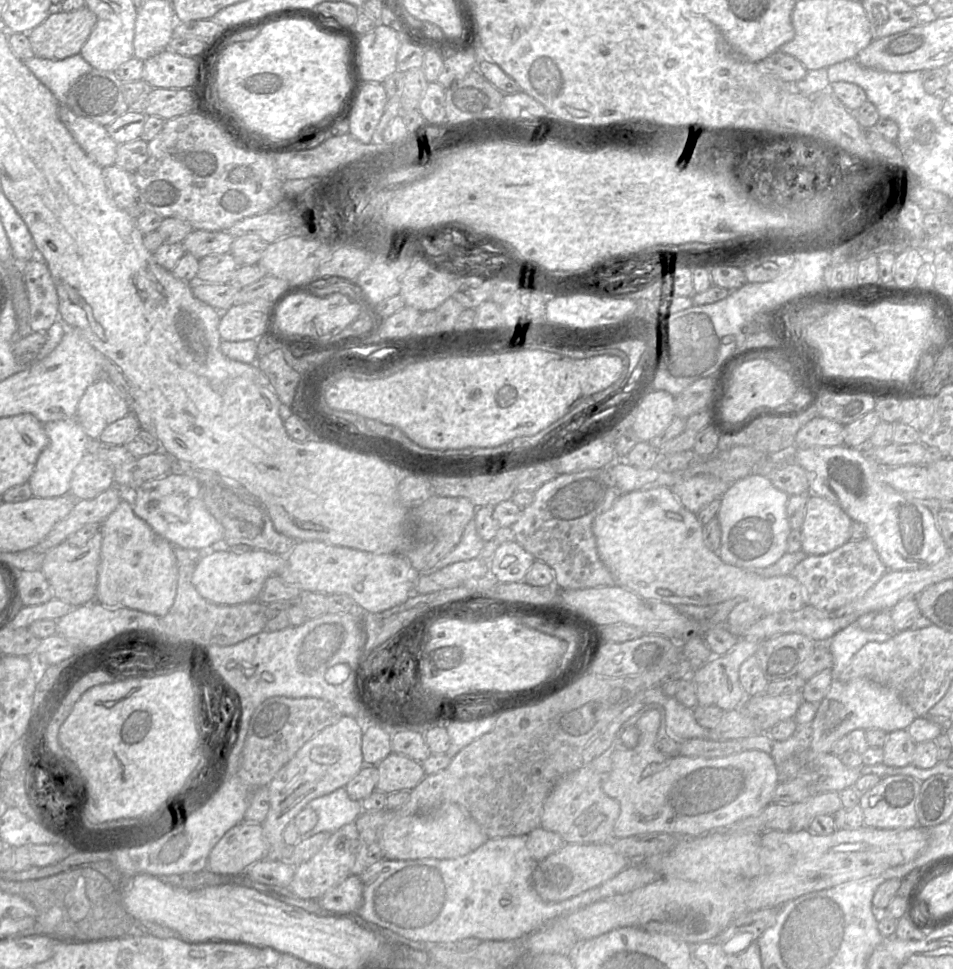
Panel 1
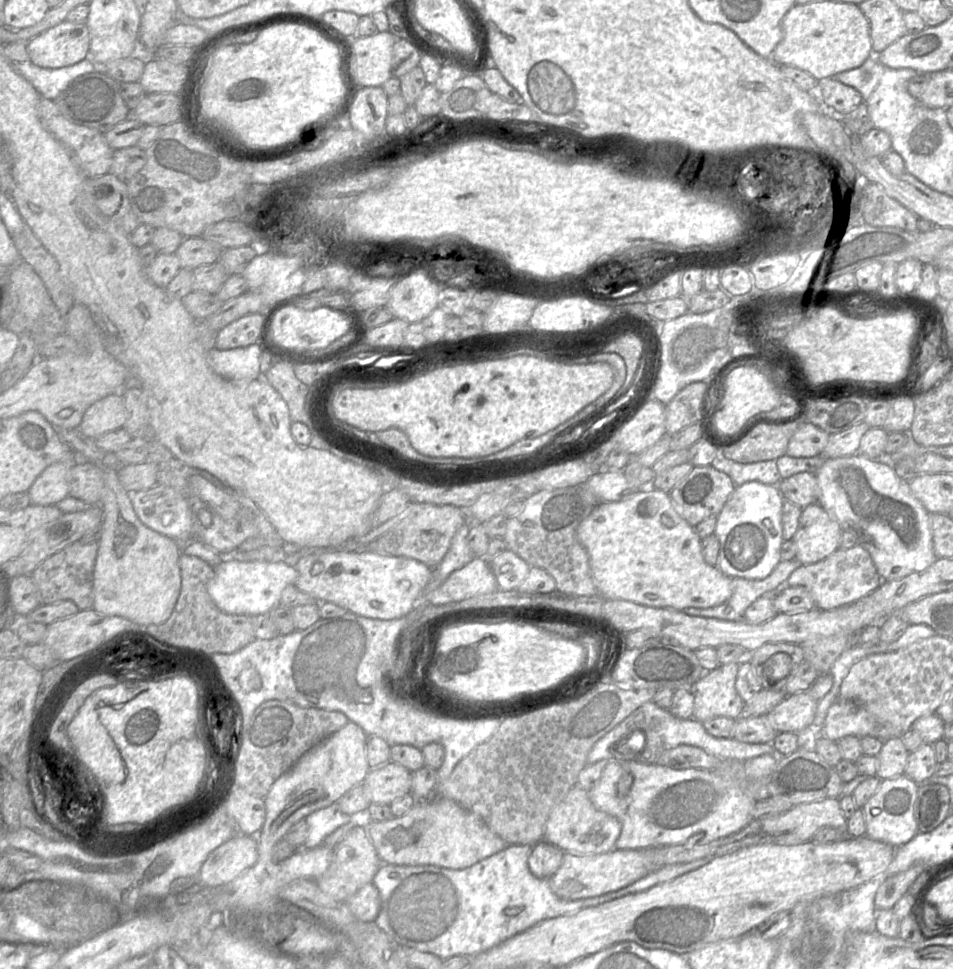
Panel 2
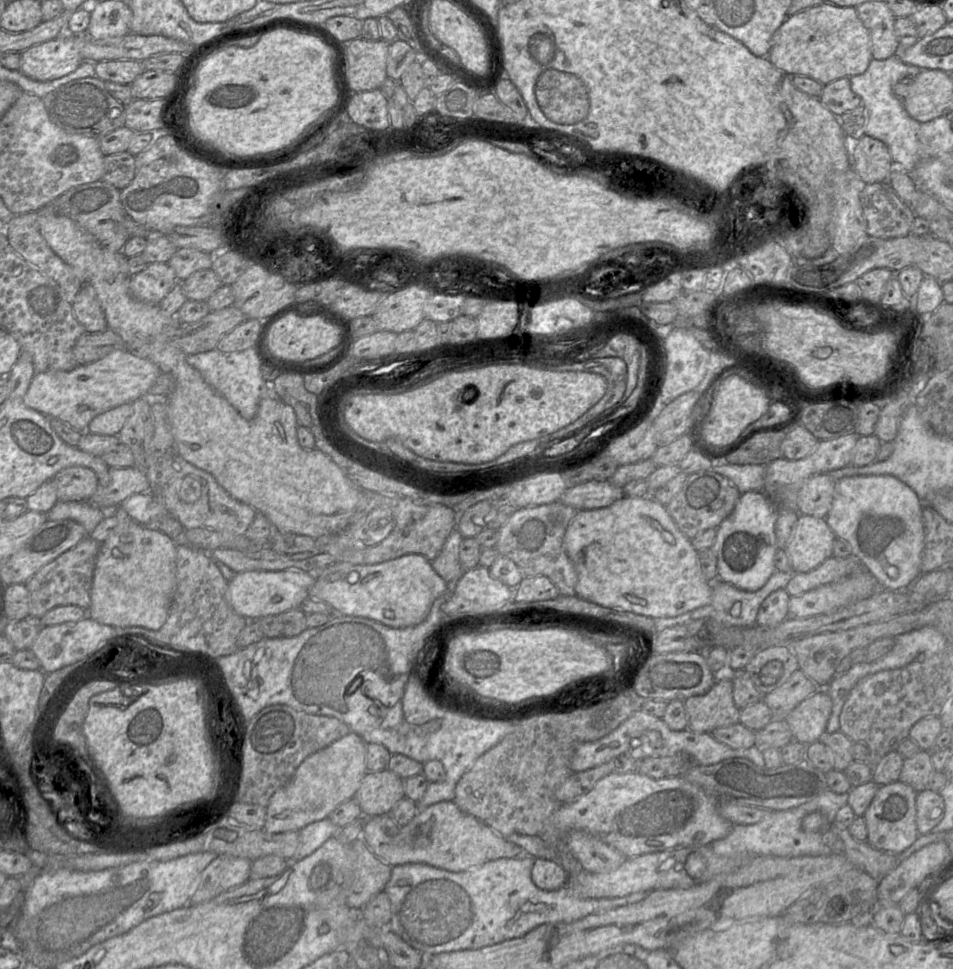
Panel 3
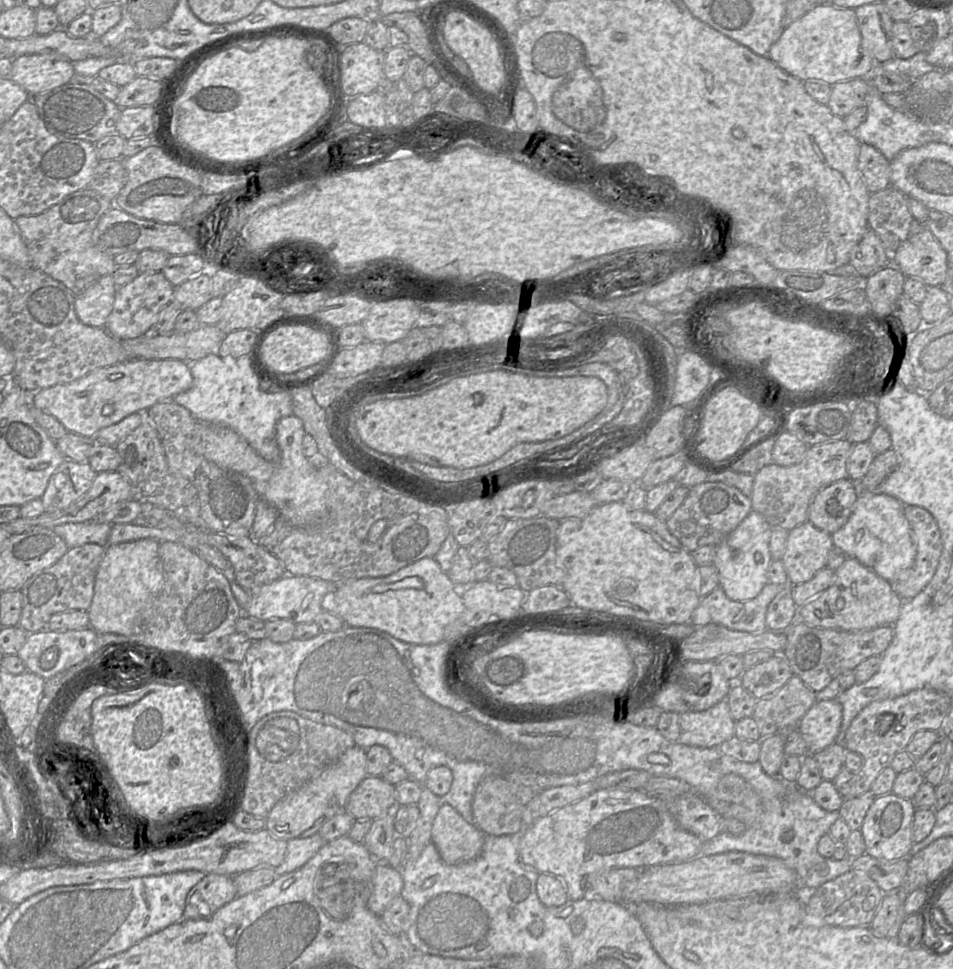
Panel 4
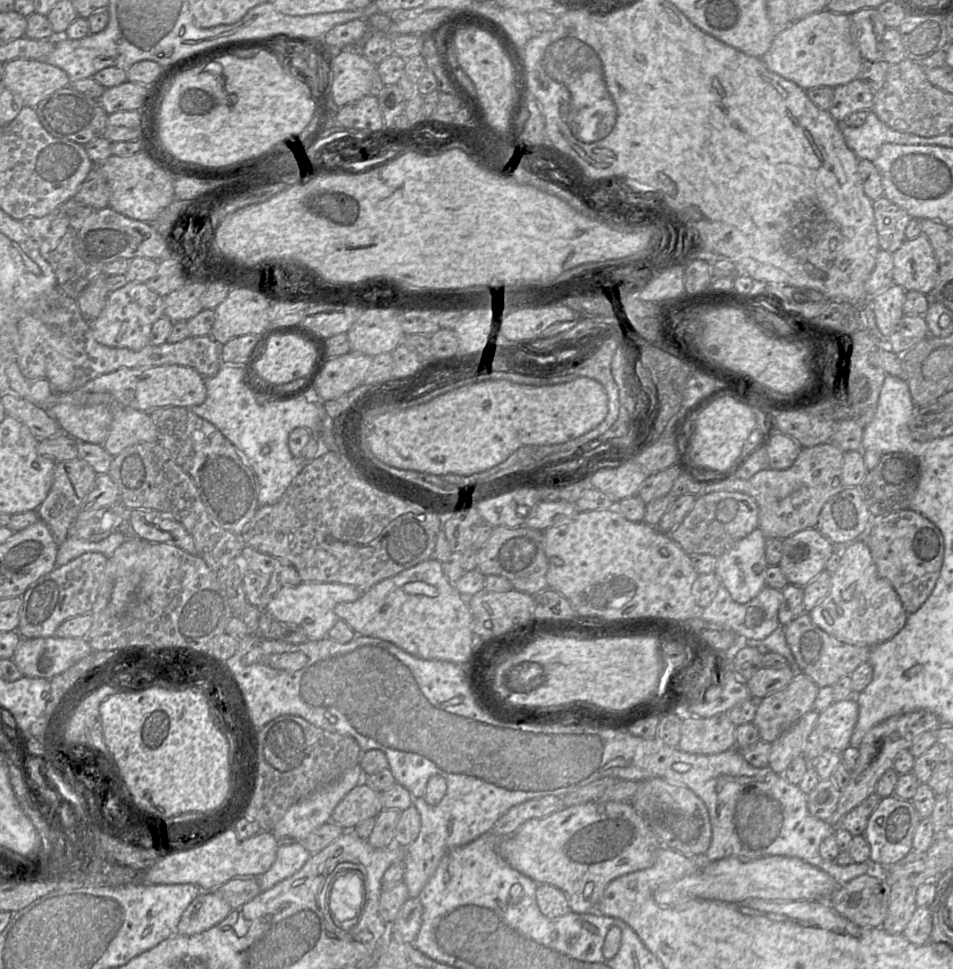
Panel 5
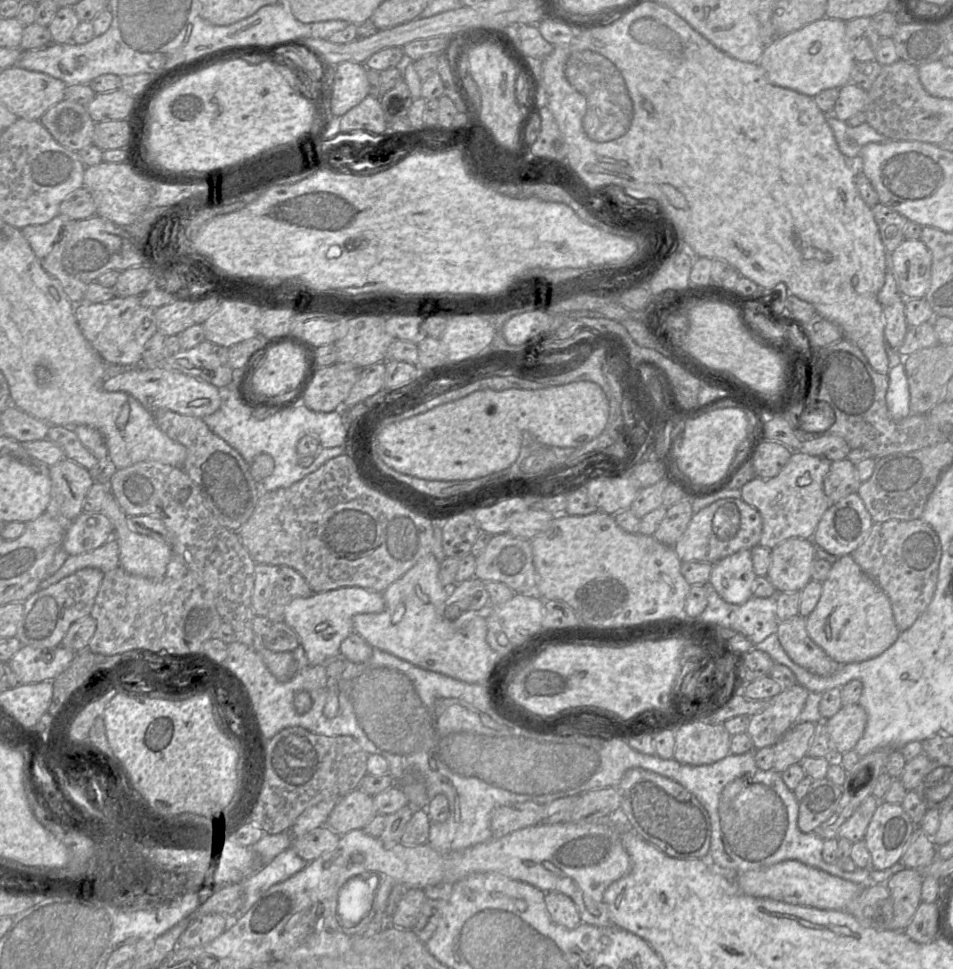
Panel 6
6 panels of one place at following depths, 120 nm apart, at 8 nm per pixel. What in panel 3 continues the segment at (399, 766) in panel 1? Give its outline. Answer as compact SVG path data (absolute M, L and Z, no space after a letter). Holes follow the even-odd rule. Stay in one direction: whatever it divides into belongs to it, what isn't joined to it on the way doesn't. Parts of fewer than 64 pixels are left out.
M385 769L365 774L354 799L363 817L381 817L405 797L404 779Z

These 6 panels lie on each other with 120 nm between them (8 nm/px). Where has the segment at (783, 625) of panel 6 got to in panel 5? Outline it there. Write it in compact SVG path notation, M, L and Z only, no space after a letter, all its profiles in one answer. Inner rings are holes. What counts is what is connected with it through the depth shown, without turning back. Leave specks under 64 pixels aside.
M805 612L793 619L784 626L784 635L786 642L800 668L800 671L807 675L819 688L833 686L839 679L851 675L862 663L868 662L872 647L861 645L850 645L843 643L833 636L829 635L811 620L809 612Z

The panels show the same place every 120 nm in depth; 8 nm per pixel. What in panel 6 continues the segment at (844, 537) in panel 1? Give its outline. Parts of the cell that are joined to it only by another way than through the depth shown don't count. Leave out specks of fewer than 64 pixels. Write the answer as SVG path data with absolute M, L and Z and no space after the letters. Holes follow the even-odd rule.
M789 538L771 549L767 579L777 593L801 592L811 580L816 546L812 539Z

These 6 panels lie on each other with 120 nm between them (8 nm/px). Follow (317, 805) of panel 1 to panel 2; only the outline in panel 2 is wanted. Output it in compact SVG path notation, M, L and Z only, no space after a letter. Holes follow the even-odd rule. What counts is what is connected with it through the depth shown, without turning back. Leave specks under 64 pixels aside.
M337 803L319 809L305 818L309 835L304 843L304 849L313 849L323 844L325 838L340 826L356 822L357 819L343 813Z

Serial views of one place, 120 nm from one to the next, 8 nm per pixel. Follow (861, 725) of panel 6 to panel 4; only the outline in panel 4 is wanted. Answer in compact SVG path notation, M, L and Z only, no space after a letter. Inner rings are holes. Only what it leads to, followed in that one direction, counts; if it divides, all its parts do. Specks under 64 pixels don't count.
M837 699L816 701L798 722L796 729L805 740L810 754L836 742L843 717Z

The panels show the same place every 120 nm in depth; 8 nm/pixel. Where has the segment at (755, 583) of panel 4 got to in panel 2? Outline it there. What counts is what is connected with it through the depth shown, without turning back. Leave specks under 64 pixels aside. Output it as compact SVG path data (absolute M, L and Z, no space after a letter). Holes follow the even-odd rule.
M751 481L735 487L718 514L714 532L719 541L717 567L724 575L761 580L769 576L781 562L784 501L777 485Z

